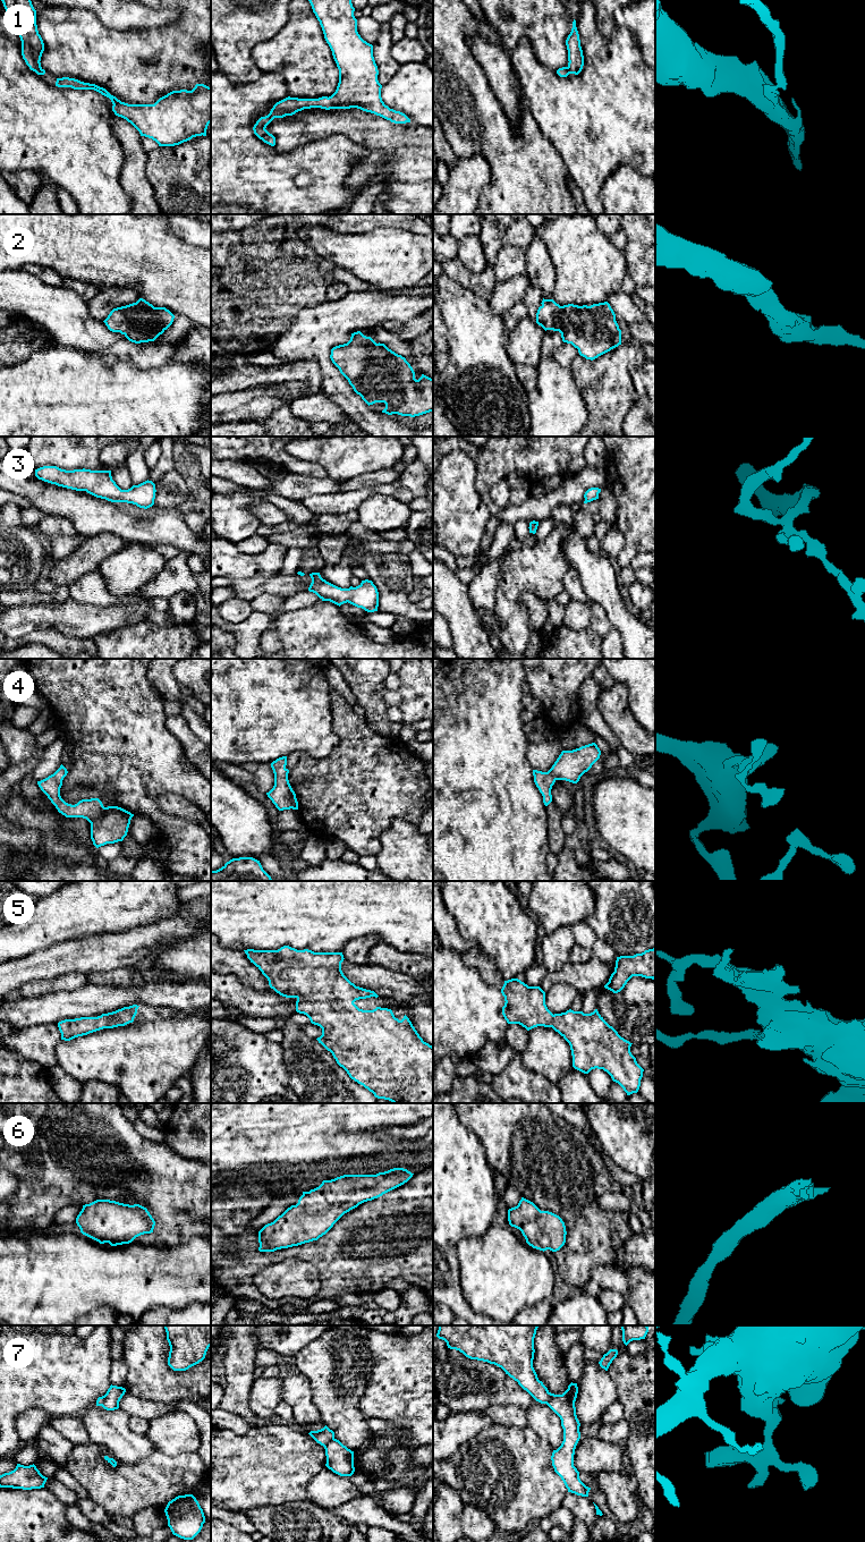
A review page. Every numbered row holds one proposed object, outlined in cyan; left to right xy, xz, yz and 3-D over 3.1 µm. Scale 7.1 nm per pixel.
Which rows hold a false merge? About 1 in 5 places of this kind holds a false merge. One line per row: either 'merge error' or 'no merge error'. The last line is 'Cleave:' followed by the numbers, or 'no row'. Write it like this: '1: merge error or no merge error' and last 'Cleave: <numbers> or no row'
1: no merge error
2: no merge error
3: no merge error
4: no merge error
5: no merge error
6: no merge error
7: merge error
Cleave: 7

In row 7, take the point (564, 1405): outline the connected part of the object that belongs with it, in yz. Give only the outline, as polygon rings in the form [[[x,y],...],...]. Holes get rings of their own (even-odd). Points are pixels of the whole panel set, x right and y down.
[[[573,1382],[562,1395],[550,1392],[548,1406],[560,1417],[563,1429],[563,1441],[557,1450],[553,1450],[551,1460],[554,1472],[561,1477],[568,1492],[588,1497],[591,1488],[580,1481],[579,1472],[574,1466],[575,1449],[580,1439],[580,1423],[575,1407],[577,1393],[577,1383]]]

